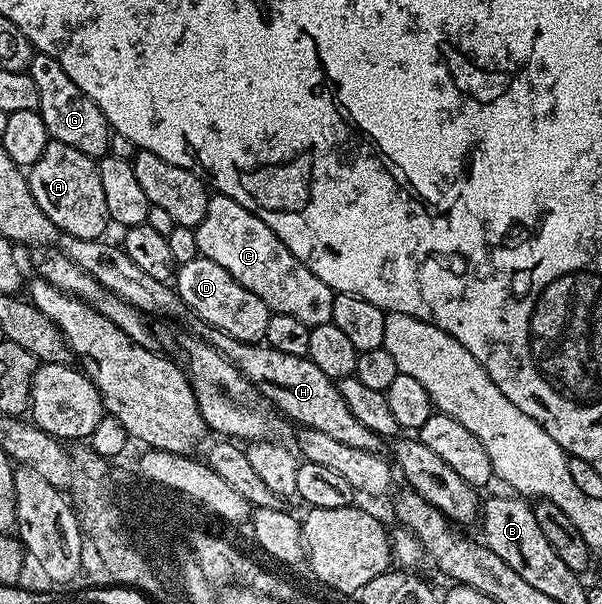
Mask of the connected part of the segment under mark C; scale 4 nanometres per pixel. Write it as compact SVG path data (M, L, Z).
M210 196L207 215L203 215L196 230L198 254L211 259L211 263L219 263L219 267L224 267L231 274L231 279L259 295L273 313L291 315L310 327L332 322L333 289L327 287L327 283L323 283L323 279L319 279L319 275L311 272L303 262L295 259L279 235L275 235L263 219L247 211L247 207L235 203L235 199L230 197Z

